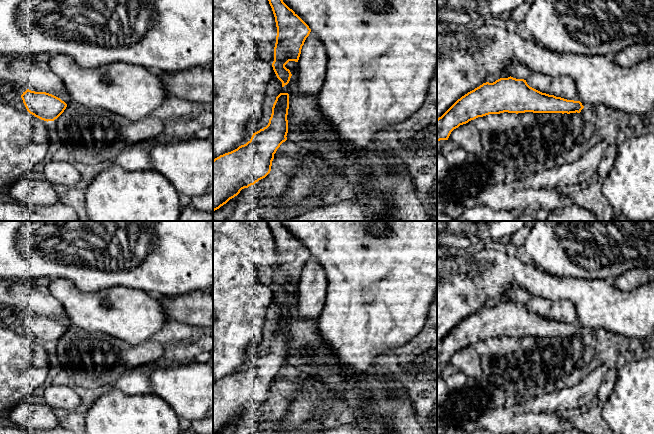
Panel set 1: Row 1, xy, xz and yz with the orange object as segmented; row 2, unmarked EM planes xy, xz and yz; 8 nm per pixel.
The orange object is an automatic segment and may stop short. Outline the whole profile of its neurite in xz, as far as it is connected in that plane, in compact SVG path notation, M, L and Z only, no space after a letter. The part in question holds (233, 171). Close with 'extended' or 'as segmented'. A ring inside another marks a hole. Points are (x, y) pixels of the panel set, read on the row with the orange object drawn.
M280 93L269 123L237 149L213 160L213 212L271 171L274 154L287 140L289 94Z; as segmented

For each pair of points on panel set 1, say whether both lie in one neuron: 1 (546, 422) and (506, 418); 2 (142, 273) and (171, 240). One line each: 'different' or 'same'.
1: same
2: same

